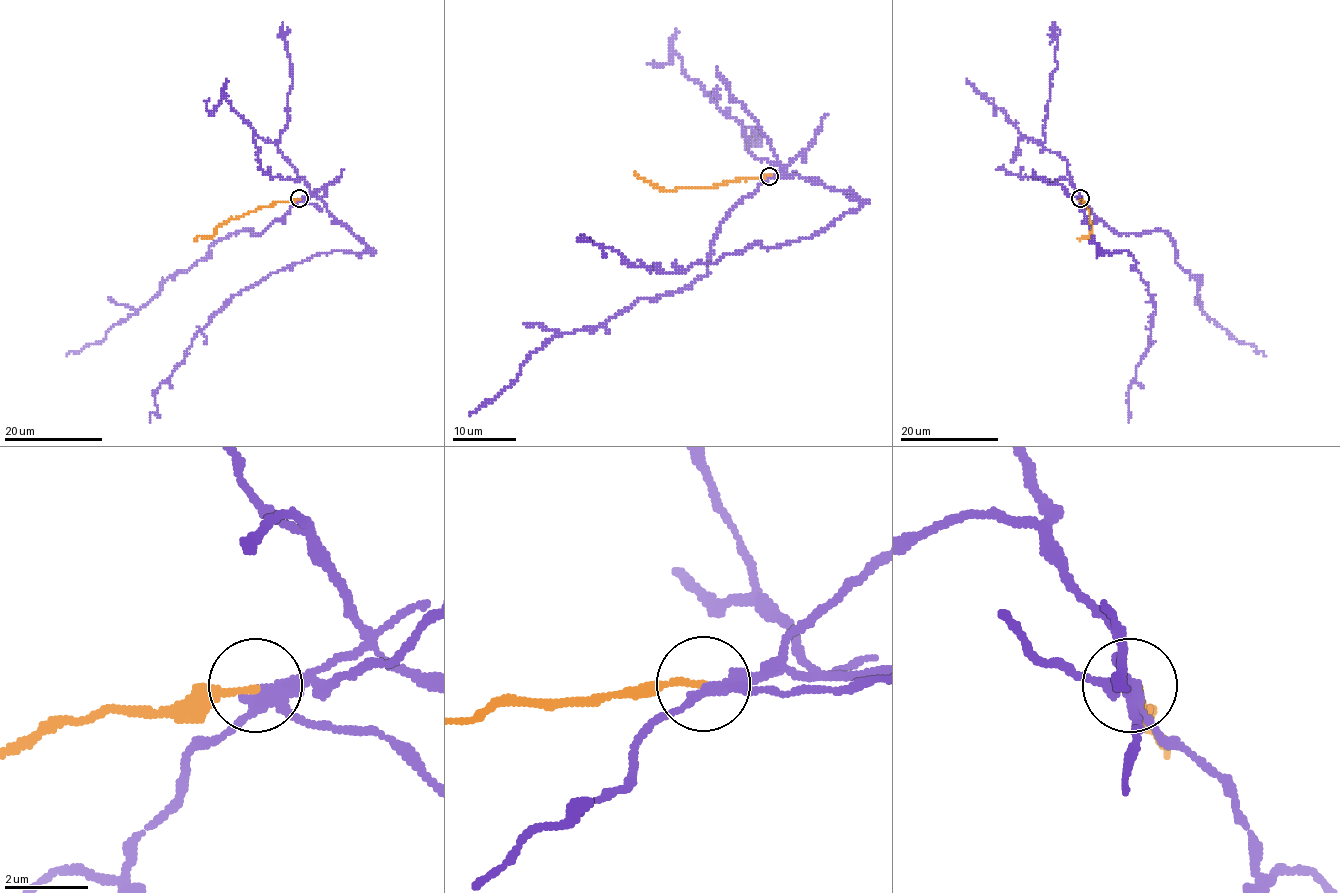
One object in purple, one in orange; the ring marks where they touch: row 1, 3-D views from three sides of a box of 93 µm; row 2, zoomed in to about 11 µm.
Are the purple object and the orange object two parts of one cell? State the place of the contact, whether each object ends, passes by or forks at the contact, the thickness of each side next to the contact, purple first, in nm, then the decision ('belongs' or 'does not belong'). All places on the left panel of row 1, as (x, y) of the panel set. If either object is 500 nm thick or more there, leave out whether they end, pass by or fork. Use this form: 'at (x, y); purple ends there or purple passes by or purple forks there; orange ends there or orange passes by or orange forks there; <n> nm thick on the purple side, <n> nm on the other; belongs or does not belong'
at (299, 198); purple forks there; orange ends there; 240 nm thick on the purple side, 160 nm on the other; does not belong

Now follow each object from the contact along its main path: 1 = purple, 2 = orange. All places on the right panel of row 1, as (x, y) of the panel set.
1: (1080, 198), (1100, 252), (1127, 251), (1154, 295), (1150, 346), (1128, 393), (1128, 423)
2: (1080, 198), (1089, 209), (1091, 233), (1078, 239)

